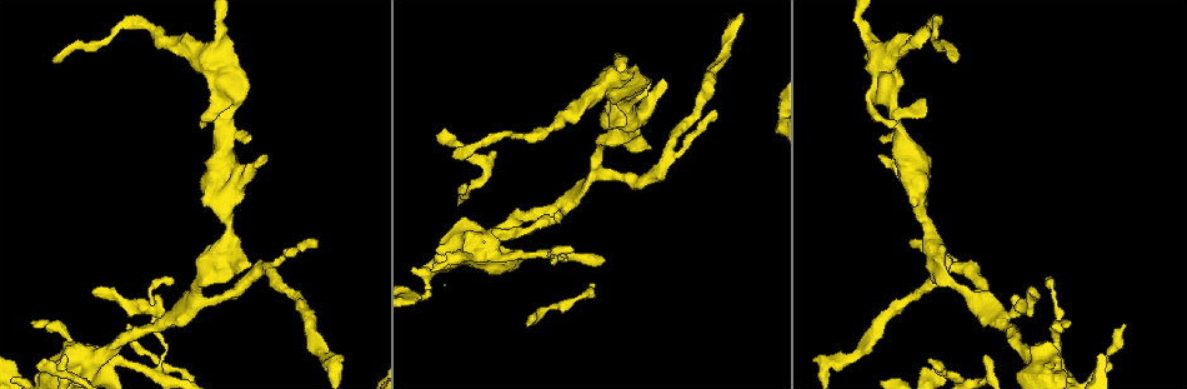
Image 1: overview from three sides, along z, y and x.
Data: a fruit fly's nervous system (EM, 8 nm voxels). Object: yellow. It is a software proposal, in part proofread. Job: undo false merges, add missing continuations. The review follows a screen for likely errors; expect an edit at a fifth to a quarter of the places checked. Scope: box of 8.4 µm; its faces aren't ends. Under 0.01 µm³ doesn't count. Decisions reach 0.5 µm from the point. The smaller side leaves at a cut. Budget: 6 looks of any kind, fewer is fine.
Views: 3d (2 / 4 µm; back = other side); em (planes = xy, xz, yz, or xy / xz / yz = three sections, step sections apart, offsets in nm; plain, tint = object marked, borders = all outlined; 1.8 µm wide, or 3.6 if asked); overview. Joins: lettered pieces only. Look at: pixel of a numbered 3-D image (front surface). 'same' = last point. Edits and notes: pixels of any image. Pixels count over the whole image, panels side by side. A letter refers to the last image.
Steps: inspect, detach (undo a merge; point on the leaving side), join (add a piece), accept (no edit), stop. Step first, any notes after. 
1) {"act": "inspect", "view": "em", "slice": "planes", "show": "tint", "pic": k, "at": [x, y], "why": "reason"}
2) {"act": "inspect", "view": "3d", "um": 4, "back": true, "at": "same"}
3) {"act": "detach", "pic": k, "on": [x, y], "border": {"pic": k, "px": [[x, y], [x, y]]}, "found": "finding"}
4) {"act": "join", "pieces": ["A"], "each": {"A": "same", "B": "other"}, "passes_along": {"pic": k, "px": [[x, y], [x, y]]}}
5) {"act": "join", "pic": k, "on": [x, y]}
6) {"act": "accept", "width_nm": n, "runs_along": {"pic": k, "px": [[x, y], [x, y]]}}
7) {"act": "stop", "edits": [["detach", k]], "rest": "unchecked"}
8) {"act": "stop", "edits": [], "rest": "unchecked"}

{"act": "inspect", "view": "3d", "um": 2, "pic": 1, "at": [1123, 325], "why": "an open end"}

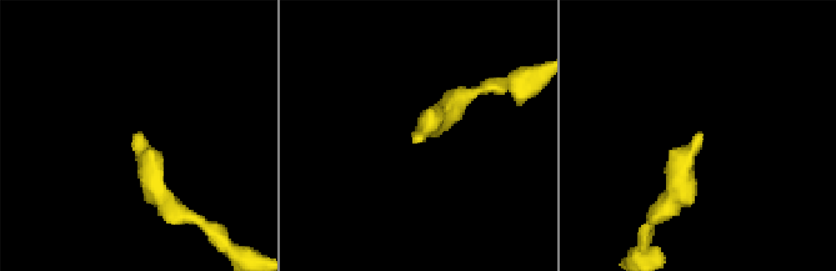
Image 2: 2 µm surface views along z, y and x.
{"act": "inspect", "view": "em", "slice": "xy", "step": 4, "show": "tint", "pic": 2, "at": [135, 135], "why": "now the EM"}

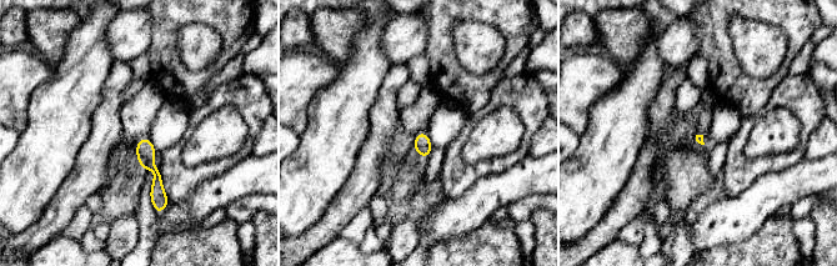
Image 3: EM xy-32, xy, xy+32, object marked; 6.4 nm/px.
{"act": "inspect", "view": "em", "slice": "planes", "show": "borders", "at": "same", "why": "cut it another way"}

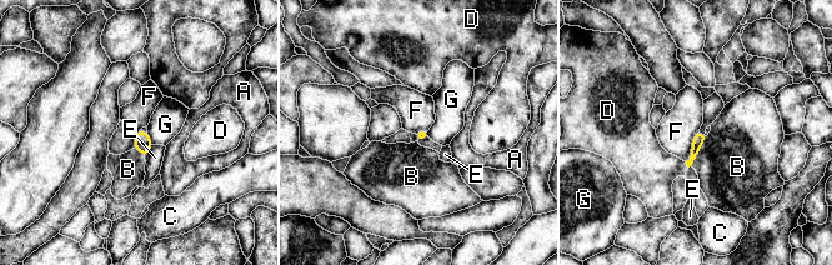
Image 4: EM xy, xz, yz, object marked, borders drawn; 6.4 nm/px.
{"act": "accept", "each": {"A": "other", "B": "other", "C": "other", "D": "other", "E": "other", "F": "other", "G": "other"}, "border": {"pic": 4, "px": [[698, 130], [686, 161]]}, "found": "no lettered piece goes on from it"}

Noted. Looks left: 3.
{"act": "inspect", "view": "3d", "um": 2, "back": true, "pic": 1, "at": [465, 185], "why": "tapers out"}

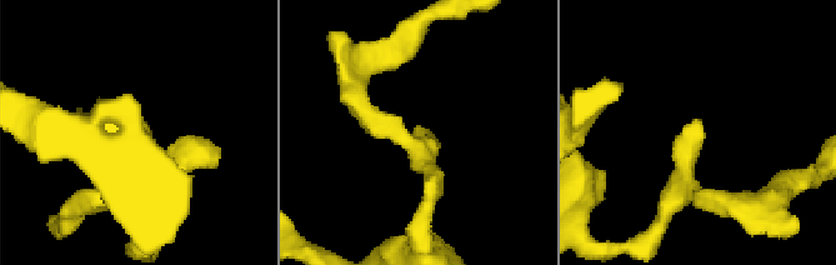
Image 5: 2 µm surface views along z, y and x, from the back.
{"act": "inspect", "view": "em", "slice": "planes", "show": "borders", "pic": 5, "at": [420, 131]}

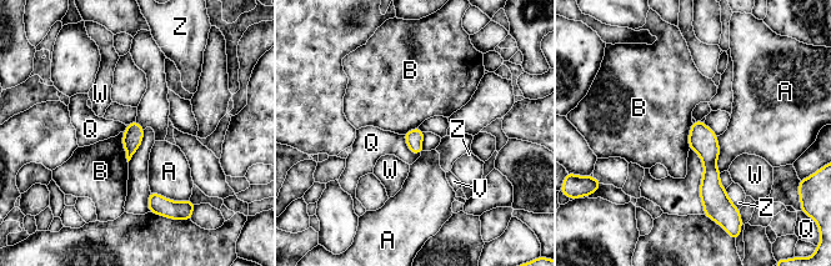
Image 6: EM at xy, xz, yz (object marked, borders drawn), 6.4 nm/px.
{"act": "accept", "each": {"A": "other", "B": "other", "Q": "other", "V": "other", "W": "other", "Z": "other"}, "border": {"pic": 6, "px": [[123, 132], [123, 146], [128, 162]]}, "found": "none of them fits"}

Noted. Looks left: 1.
{"act": "inspect", "view": "em", "slice": "planes", "show": "borders", "pic": 1, "at": [663, 80], "why": "free end"}

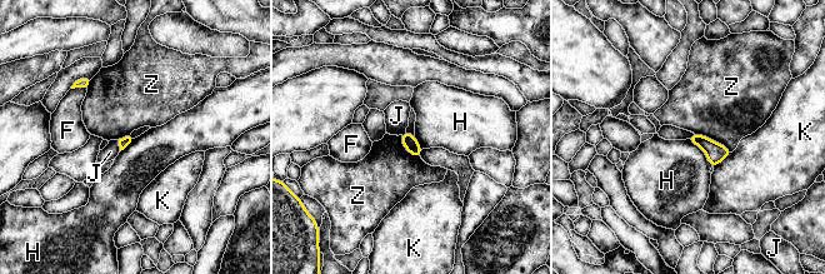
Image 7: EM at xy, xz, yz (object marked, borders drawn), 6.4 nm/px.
{"act": "accept", "each": {"F": "other", "H": "other", "J": "other", "K": "other", "Z": "other"}, "border": {"pic": 7, "px": [[686, 139], [704, 152], [711, 167]]}, "found": "none of them fits"}

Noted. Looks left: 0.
{"act": "stop", "edits": [], "rest": "unchecked"}

